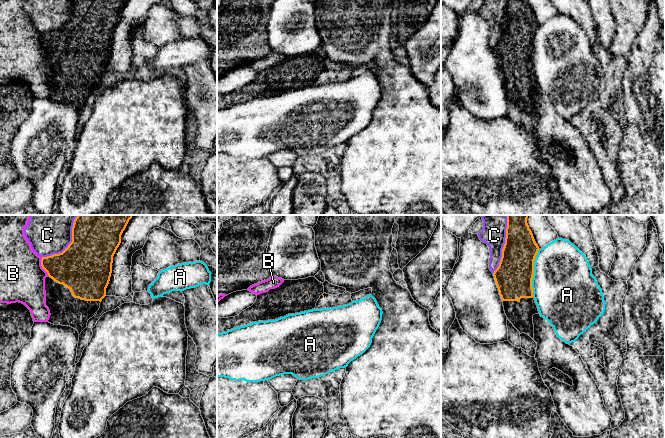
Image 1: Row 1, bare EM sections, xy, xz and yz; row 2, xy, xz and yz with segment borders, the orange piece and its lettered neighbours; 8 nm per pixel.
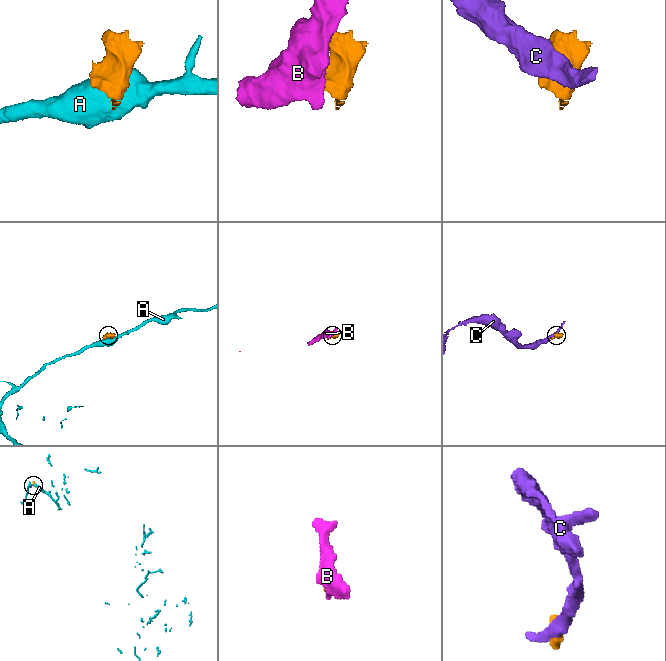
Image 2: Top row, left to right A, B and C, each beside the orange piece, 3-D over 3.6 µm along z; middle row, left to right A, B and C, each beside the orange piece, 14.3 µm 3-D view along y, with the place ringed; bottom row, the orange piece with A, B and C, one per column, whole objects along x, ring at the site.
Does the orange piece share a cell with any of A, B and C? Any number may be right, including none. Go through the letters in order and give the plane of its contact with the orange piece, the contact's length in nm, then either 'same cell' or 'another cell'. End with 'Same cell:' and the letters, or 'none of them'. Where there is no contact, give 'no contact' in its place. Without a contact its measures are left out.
A: meets orange in yz; contact 400 nm long; another cell
B: meets orange in xy; contact 160 nm long; another cell
C: meets orange in xy; contact 440 nm long; another cell
Same cell: none of them

